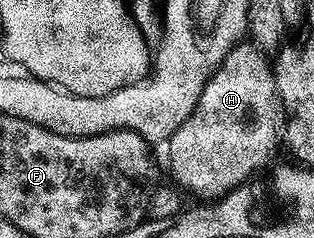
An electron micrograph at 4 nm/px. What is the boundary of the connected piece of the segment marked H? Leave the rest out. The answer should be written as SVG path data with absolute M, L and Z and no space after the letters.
M237 43L221 65L209 77L193 113L166 140L167 163L171 166L171 175L184 192L188 191L199 201L214 201L227 195L234 187L258 176L259 171L281 147L281 132L285 127L283 102L279 99L279 90L275 84L273 63L254 43Z

